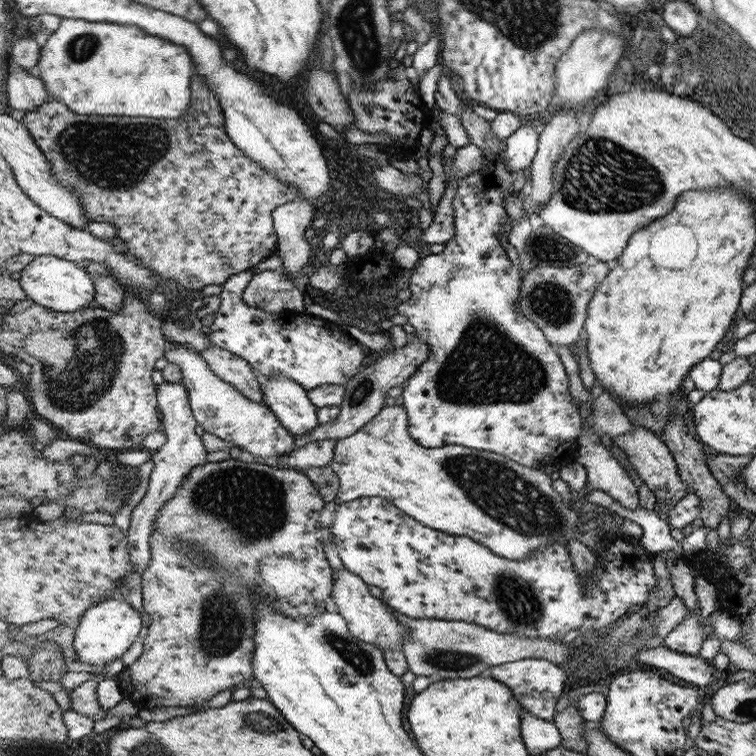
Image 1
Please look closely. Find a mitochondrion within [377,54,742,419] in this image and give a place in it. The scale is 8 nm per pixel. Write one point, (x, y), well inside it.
(487, 366)

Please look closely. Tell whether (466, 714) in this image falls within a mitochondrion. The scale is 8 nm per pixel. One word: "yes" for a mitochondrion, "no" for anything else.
no

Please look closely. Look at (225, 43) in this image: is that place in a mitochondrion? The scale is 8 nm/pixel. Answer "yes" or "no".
no

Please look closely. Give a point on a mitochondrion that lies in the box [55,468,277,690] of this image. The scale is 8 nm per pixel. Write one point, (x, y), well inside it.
(223, 630)

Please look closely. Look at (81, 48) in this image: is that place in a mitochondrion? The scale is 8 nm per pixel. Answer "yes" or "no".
yes

